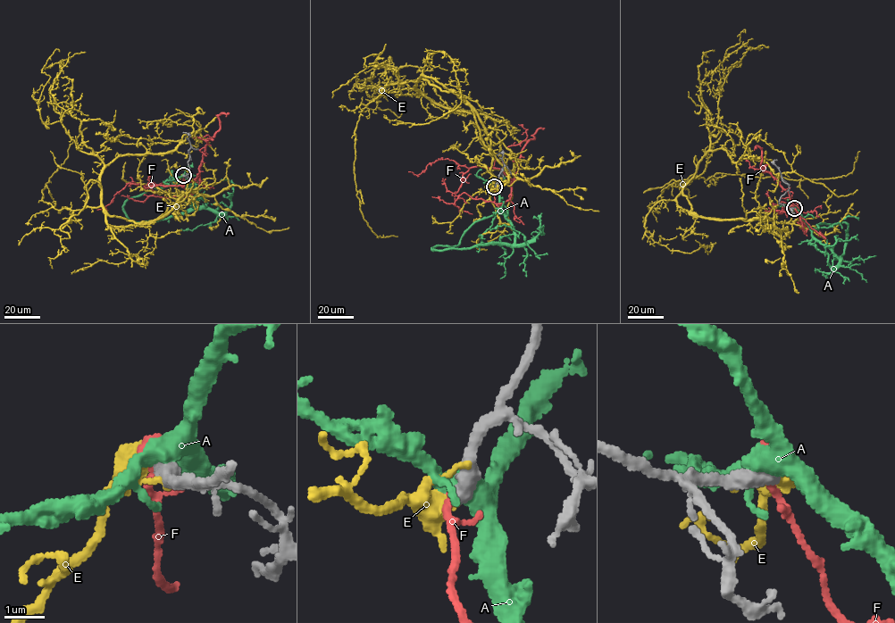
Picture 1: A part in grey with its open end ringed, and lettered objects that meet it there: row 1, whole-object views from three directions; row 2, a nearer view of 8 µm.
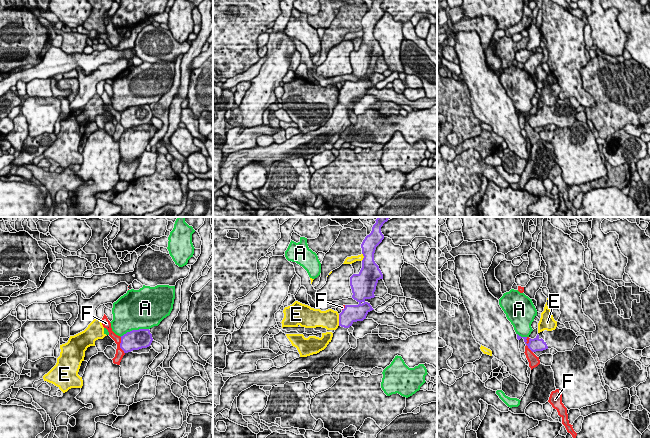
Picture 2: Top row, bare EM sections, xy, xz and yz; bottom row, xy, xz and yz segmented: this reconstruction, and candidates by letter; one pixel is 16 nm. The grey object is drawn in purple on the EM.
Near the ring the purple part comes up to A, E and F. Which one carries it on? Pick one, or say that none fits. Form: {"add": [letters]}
{"add": []}

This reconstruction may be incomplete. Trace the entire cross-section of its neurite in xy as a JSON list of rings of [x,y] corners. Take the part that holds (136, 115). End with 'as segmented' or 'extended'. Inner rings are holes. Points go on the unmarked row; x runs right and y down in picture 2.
[[[149,105],[132,106],[121,112],[120,124],[124,129],[147,124],[153,117]]]; as segmented

